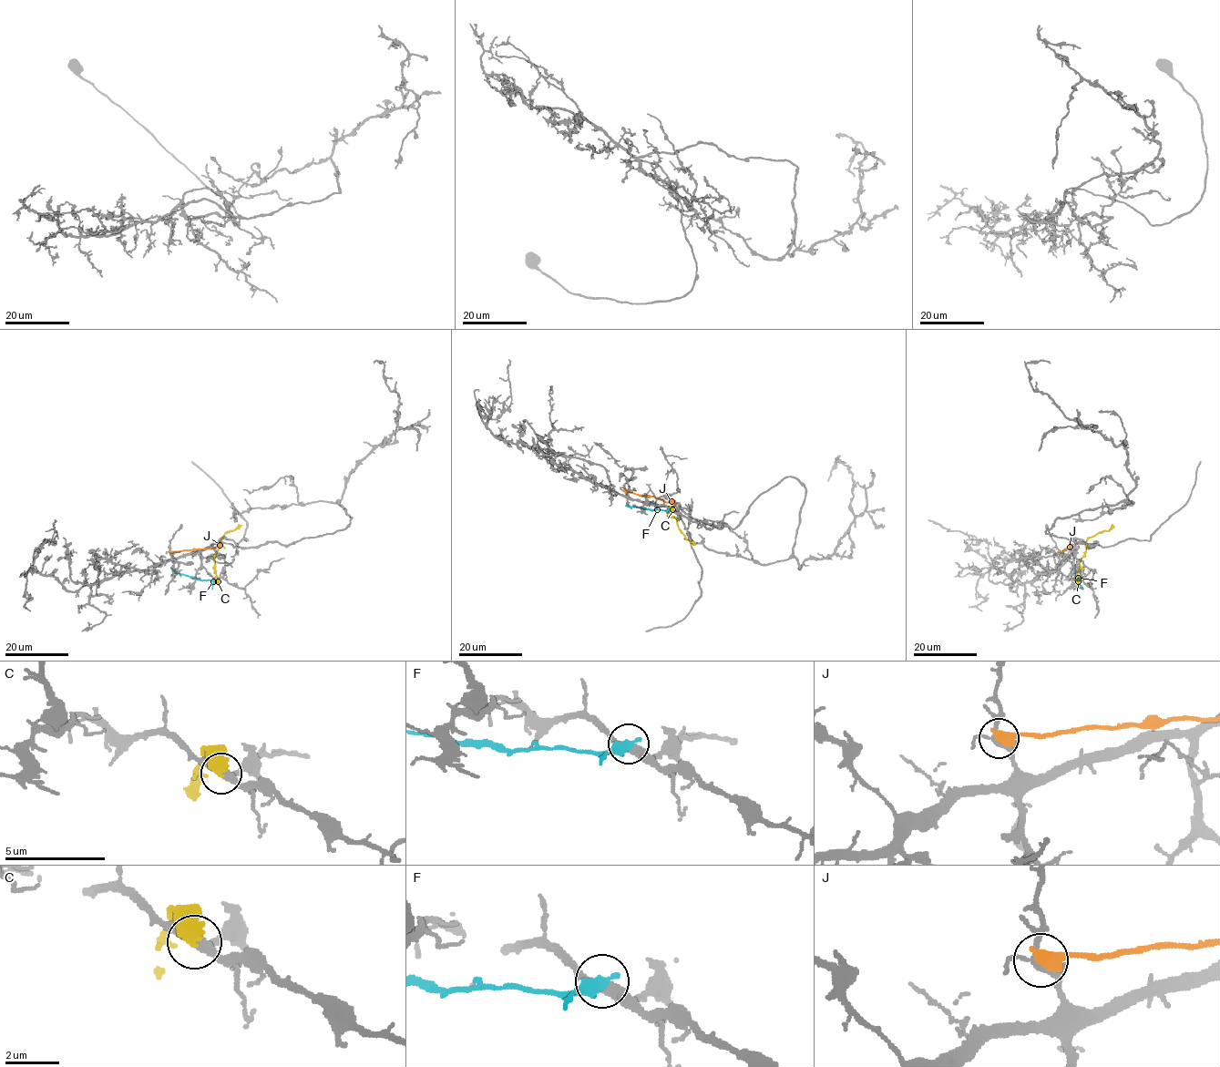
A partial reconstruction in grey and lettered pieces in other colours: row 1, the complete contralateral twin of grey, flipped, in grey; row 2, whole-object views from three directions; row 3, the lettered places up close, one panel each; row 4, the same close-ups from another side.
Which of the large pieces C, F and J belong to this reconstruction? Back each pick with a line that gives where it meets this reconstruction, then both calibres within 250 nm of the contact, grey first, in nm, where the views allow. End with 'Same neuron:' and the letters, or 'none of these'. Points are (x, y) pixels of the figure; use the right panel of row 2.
C: (1080, 579) | 380/500 nm
Same neuron: C

